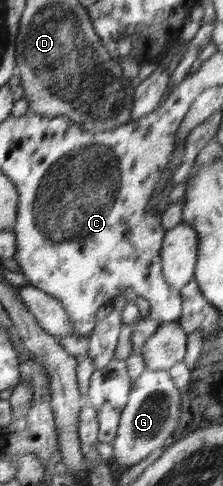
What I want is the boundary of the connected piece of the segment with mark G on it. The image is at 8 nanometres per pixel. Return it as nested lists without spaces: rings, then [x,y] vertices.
[[[148,370],[136,379],[119,419],[116,437],[111,441],[113,459],[122,469],[130,468],[146,459],[154,449],[161,448],[164,441],[176,431],[180,419],[181,393],[167,370]]]

